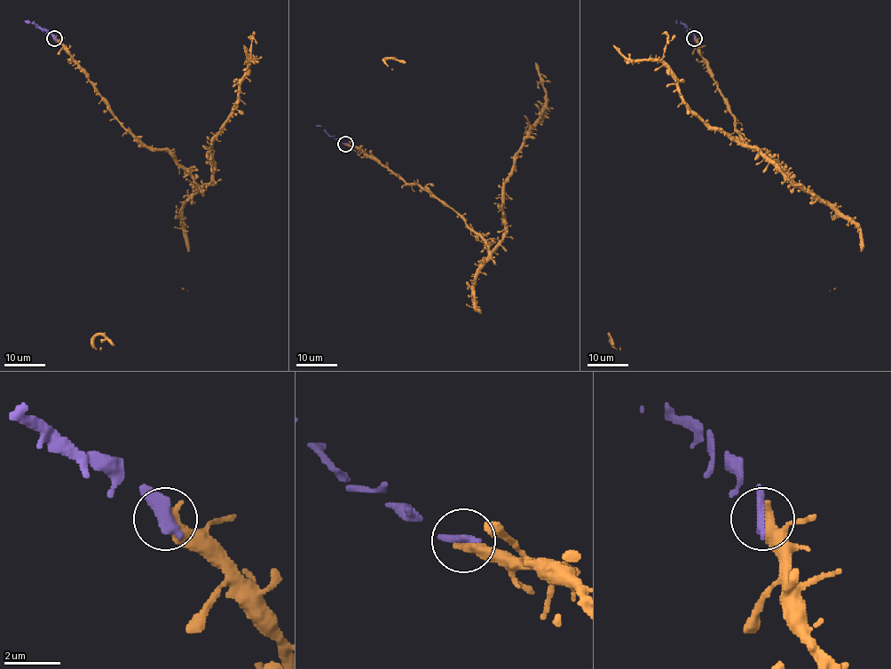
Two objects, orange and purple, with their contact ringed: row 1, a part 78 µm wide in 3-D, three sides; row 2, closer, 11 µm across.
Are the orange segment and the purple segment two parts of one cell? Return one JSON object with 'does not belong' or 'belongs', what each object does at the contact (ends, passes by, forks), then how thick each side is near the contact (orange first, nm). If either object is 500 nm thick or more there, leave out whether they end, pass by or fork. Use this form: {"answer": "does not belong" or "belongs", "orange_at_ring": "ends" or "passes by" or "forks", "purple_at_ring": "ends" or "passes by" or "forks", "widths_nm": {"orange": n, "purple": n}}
{"answer": "belongs", "widths_nm": {"orange": 500, "purple": 500}}

